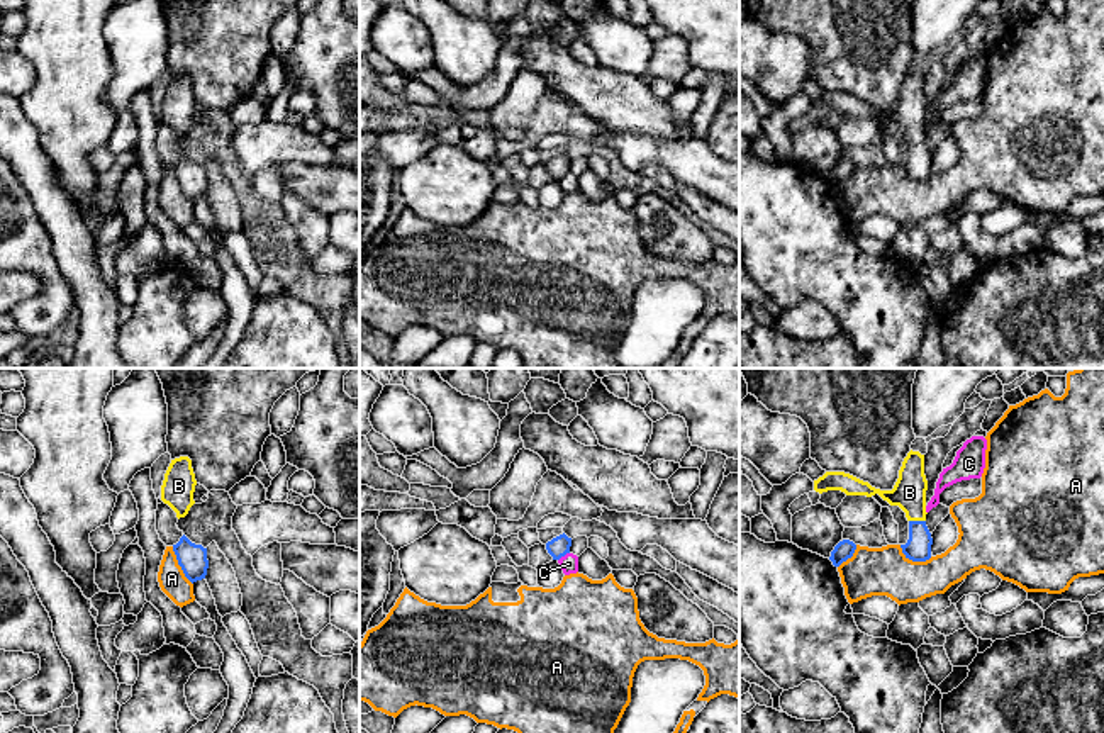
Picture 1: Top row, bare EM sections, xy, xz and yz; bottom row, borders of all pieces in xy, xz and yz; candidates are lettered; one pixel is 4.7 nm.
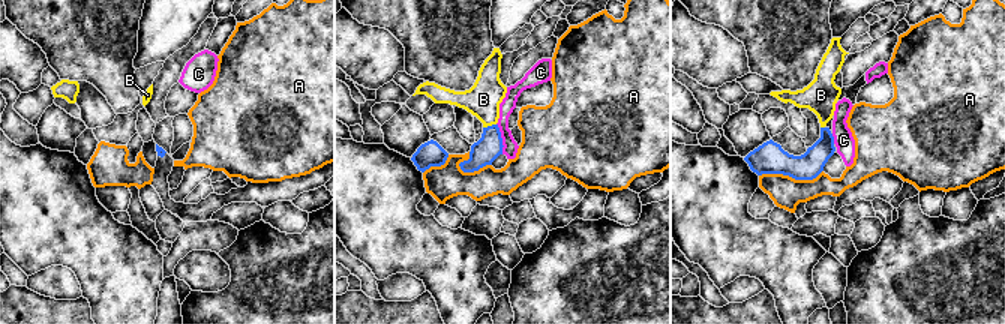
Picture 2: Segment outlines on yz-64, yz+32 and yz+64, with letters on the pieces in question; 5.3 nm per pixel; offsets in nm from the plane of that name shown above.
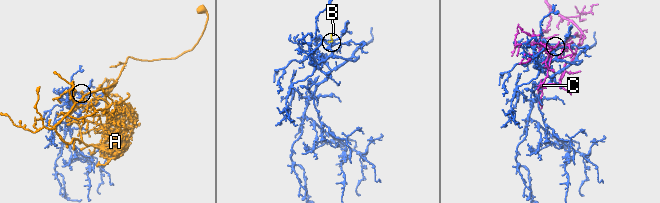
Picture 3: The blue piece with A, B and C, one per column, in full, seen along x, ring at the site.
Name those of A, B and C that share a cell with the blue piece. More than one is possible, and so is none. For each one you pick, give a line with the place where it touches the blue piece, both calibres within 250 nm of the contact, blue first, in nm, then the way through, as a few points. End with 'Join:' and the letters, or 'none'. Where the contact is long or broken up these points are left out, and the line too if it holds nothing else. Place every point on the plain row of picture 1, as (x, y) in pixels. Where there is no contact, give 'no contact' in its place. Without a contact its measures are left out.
B: yz (918, 141) | 130/160 nm
Join: B

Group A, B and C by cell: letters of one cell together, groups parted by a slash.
A / B / C

